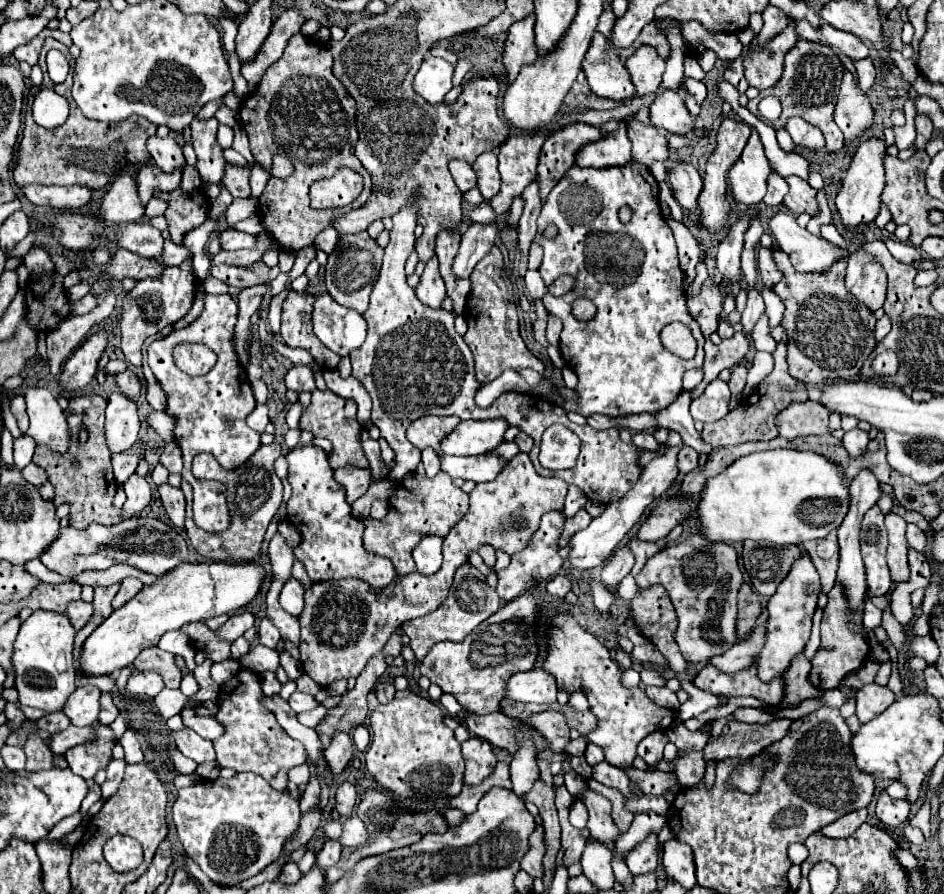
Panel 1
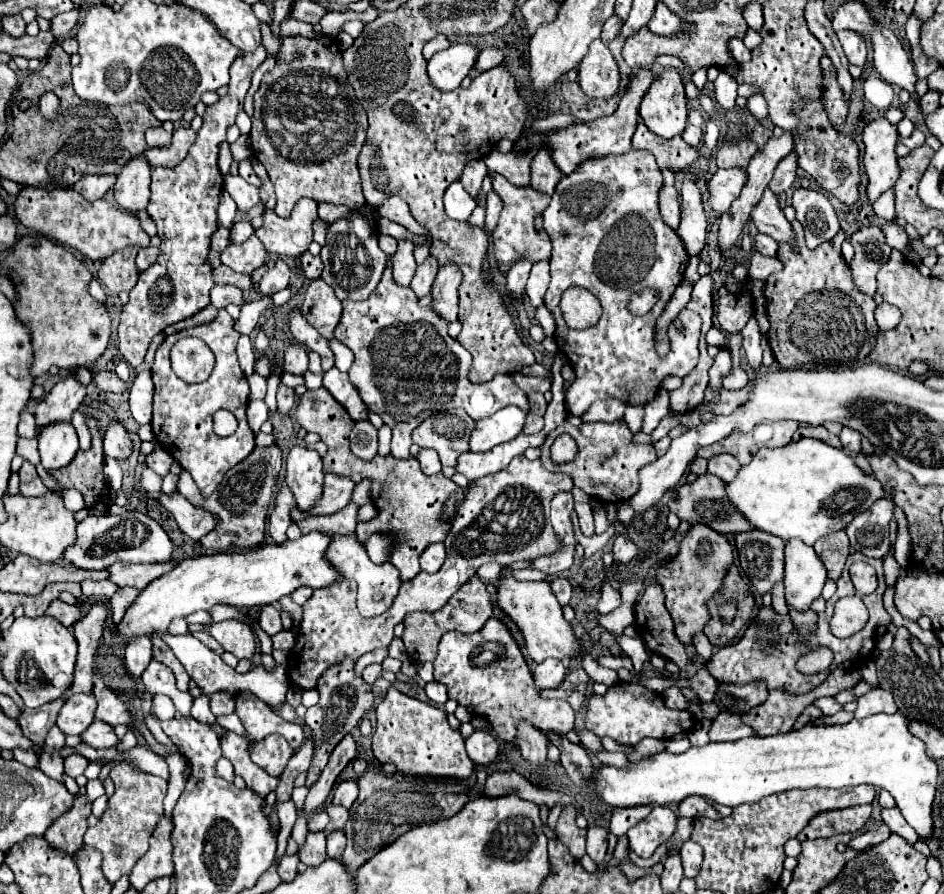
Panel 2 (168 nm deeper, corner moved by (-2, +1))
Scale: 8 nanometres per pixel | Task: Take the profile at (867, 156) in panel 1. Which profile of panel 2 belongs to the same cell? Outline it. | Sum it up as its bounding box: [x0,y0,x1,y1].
[863,117,899,205]

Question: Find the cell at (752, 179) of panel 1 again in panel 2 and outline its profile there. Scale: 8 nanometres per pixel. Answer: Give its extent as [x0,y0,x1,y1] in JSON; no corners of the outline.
[709,167,747,213]

